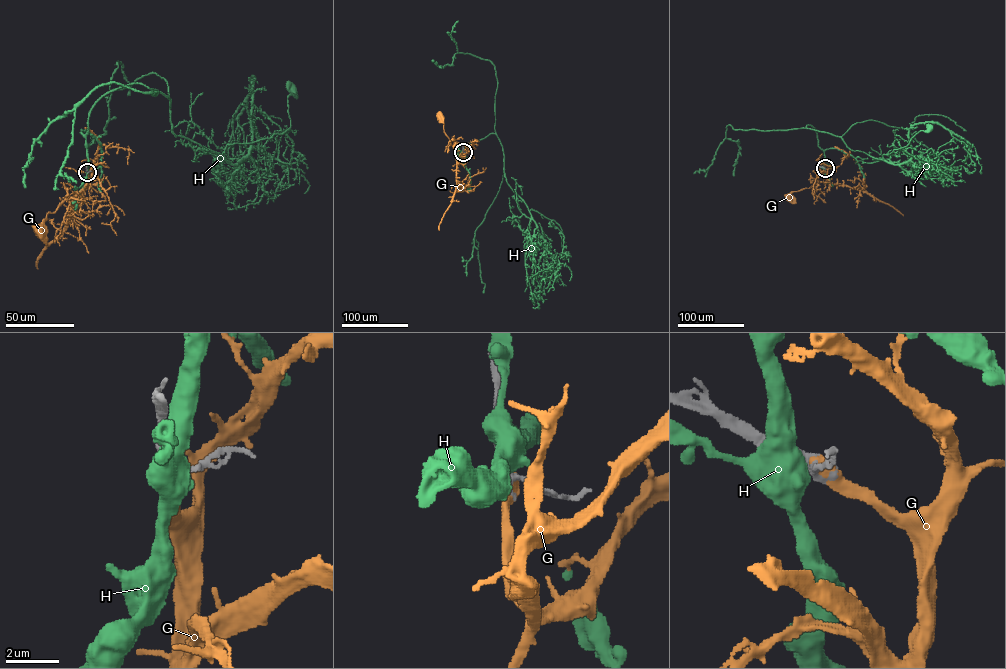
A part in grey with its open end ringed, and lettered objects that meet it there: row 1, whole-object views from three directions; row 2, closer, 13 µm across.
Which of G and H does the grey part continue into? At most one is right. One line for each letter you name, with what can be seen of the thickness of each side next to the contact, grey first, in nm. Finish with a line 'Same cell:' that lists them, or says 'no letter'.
G: 420/550 nm
Same cell: G

